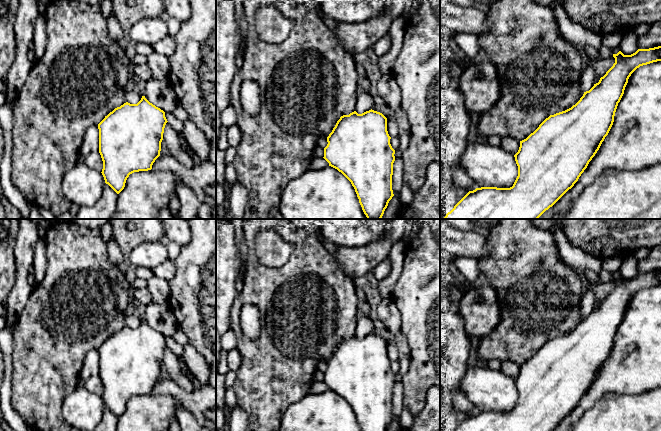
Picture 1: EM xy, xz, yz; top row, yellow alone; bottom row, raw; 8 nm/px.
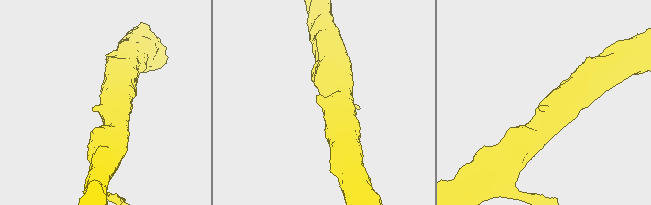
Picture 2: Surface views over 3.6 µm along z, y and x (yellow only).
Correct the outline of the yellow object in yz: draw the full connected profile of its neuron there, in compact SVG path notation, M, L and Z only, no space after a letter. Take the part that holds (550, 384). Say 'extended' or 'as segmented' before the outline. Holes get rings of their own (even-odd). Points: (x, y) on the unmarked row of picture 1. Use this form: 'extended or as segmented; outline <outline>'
as segmented; outline M661 270L638 273L631 279L613 278L615 287L599 306L584 316L571 332L550 339L526 363L514 379L518 400L510 412L481 411L469 415L454 431L552 431L587 392L608 359L628 303L640 290L661 285Z

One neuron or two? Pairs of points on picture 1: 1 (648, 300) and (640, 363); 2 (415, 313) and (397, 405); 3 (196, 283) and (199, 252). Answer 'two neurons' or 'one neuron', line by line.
1: one neuron
2: two neurons
3: one neuron

